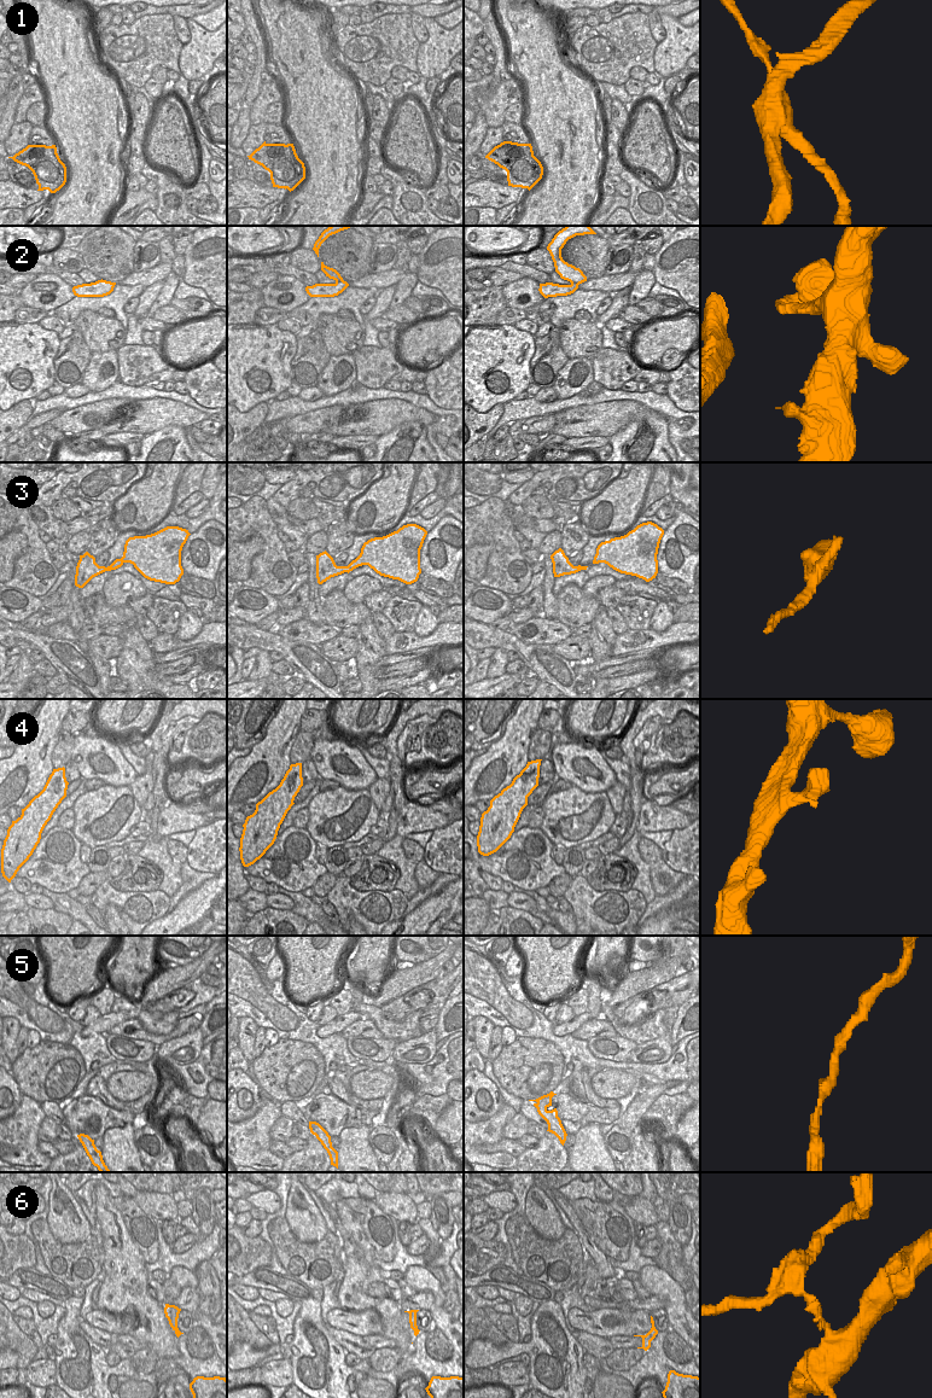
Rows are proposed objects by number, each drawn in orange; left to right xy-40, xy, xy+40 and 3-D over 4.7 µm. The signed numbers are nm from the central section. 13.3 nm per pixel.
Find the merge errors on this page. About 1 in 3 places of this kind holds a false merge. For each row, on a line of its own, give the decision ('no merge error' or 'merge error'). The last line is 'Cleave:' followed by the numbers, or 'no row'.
1: merge error
2: no merge error
3: no merge error
4: no merge error
5: no merge error
6: merge error
Cleave: 1, 6

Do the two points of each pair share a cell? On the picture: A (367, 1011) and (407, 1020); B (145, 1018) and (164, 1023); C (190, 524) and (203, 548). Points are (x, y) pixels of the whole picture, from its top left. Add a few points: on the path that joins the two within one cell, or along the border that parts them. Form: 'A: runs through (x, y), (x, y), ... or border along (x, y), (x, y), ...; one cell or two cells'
A: runs through (377, 1015), (385, 1024), (397, 1024); one cell
B: runs through (150, 1020), (159, 1023); one cell
C: border along (214, 519), (207, 520), (191, 534); two cells

